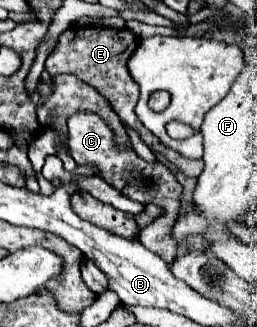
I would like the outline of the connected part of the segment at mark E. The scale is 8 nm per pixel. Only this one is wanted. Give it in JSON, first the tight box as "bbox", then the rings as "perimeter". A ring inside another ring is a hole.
{"bbox":[46,27,204,177],"perimeter":[[[104,27],[68,29],[68,31],[64,31],[60,35],[58,47],[46,59],[46,71],[52,77],[54,75],[60,75],[60,73],[70,73],[70,75],[80,77],[84,83],[92,85],[112,105],[112,109],[118,113],[118,117],[126,125],[130,125],[130,127],[134,127],[136,131],[142,133],[142,139],[144,139],[144,143],[148,147],[152,147],[158,153],[162,153],[170,163],[178,165],[184,175],[198,177],[202,173],[202,167],[204,167],[202,161],[186,159],[186,157],[178,155],[176,151],[164,147],[158,141],[158,137],[154,137],[150,131],[146,131],[142,127],[142,123],[138,123],[138,117],[136,117],[134,108],[138,101],[140,91],[138,85],[128,75],[128,67],[126,67],[126,61],[134,53],[136,47],[138,47],[138,37],[130,29],[120,29],[120,31],[116,31],[116,29],[104,29]]]}

